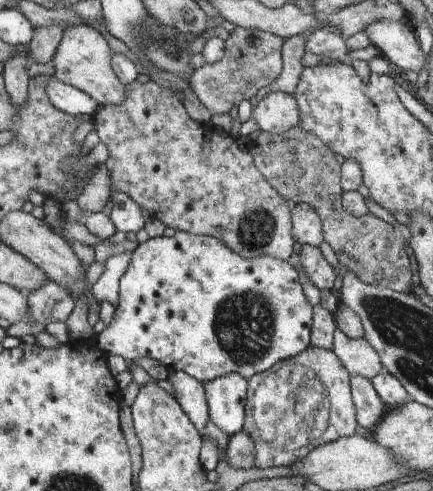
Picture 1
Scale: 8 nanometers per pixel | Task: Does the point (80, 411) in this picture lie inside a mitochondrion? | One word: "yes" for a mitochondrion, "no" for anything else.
no

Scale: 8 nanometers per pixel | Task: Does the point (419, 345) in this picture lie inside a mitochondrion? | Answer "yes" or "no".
yes

